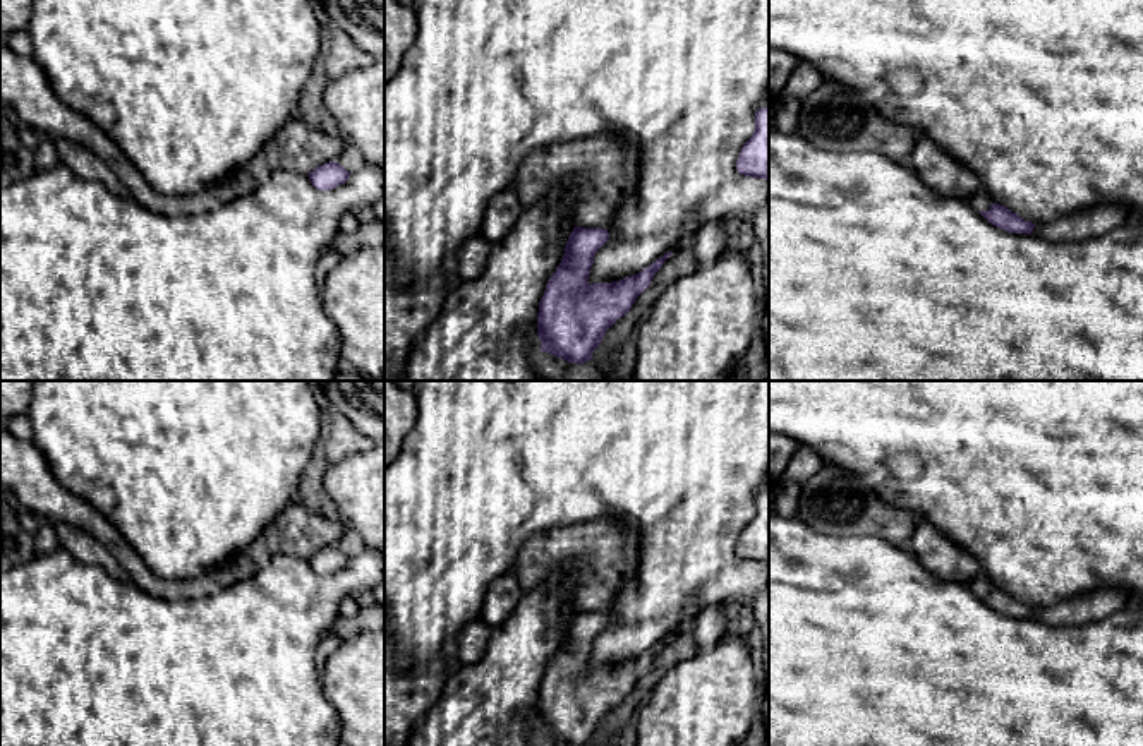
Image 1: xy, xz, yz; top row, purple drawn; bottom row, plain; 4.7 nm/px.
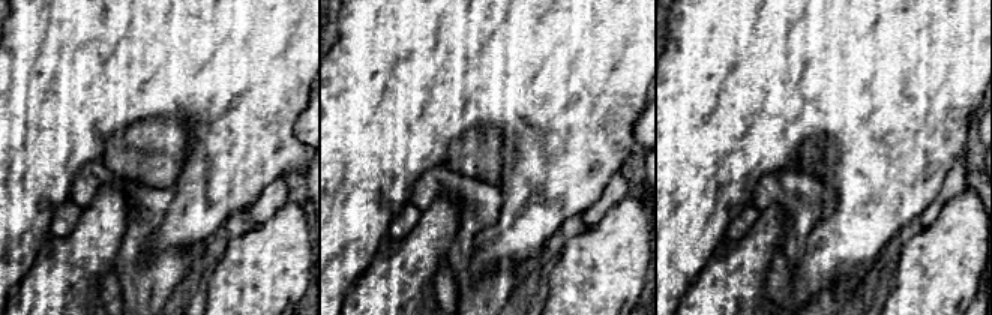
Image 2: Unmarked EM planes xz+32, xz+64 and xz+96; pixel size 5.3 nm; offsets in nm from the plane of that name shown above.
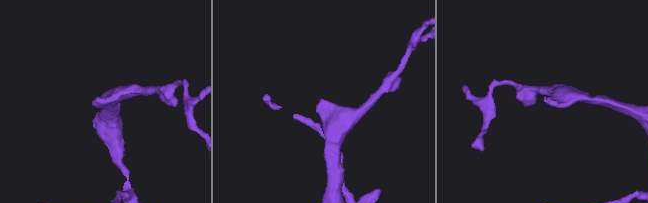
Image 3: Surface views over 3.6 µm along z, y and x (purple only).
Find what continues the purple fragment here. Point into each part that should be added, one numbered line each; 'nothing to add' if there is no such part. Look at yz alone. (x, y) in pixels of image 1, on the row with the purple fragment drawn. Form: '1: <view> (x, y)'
1: yz (980, 201)

